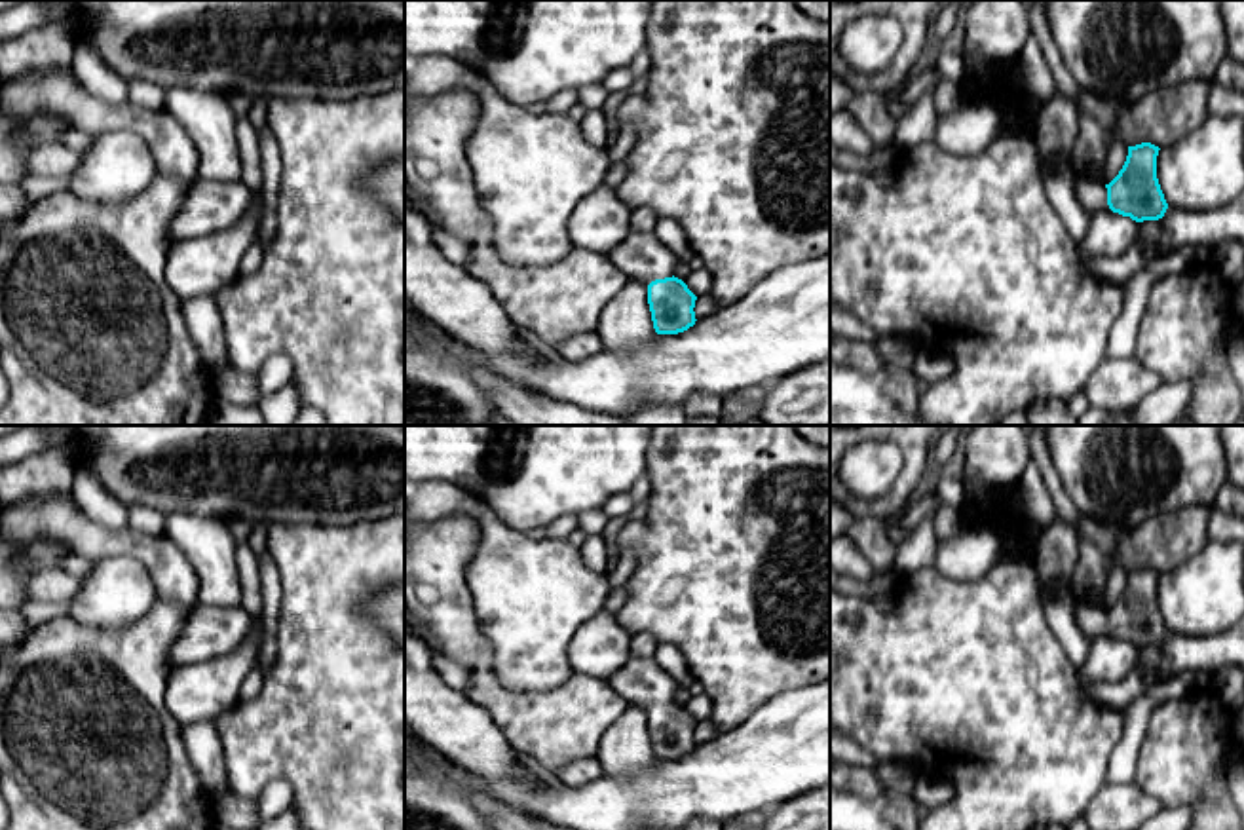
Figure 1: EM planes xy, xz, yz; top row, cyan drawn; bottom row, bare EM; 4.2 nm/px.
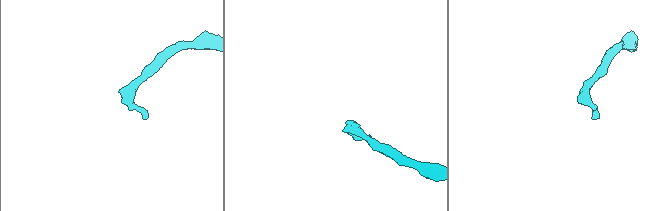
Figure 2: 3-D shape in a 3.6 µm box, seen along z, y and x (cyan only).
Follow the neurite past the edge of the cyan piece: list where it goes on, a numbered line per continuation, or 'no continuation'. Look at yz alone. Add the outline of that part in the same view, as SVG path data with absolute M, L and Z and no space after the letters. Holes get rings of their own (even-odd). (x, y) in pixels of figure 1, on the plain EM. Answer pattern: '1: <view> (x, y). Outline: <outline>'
1: yz (1093, 622). Outline: M1075 602L1075 617L1090 642L1094 642L1098 636L1109 634L1105 610Z

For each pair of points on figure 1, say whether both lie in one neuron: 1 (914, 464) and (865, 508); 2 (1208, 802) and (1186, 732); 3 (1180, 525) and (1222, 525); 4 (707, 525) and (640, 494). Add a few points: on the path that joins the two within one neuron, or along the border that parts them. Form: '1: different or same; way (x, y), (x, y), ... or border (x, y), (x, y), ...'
1: same; way (908, 479), (880, 508)
2: same; way (1199, 785), (1186, 772), (1186, 749)
3: different; border (1214, 509), (1208, 521), (1208, 540)
4: different; border (646, 473), (652, 485), (648, 500)

